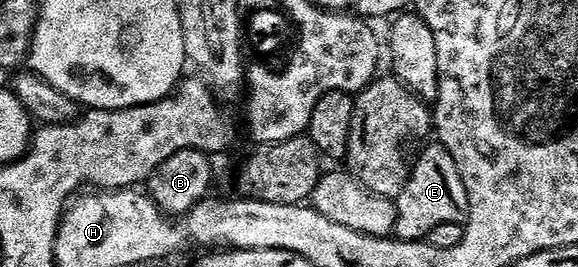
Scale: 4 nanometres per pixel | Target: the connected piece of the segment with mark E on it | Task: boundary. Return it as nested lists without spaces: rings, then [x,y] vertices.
[[[432,143],[421,152],[412,166],[412,174],[406,187],[395,198],[396,231],[395,236],[402,241],[423,242],[442,223],[468,223],[470,199],[466,195],[466,183],[458,175],[458,163],[439,143]]]

